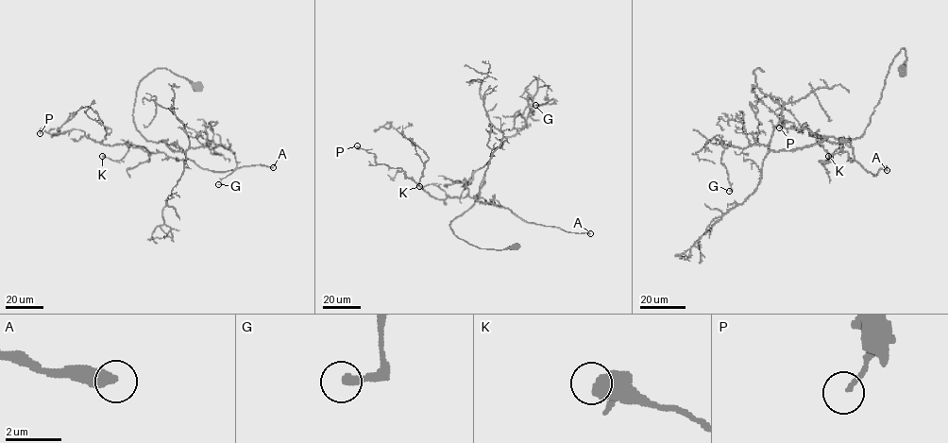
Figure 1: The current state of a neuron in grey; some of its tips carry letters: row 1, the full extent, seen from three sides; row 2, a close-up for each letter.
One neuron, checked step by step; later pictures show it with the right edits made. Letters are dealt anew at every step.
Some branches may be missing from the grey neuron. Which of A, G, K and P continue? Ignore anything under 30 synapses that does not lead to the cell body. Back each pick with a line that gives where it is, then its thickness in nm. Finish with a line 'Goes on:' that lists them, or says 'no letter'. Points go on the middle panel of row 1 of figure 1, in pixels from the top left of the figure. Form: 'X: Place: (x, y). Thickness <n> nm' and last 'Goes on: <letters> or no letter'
A: Place: (590, 233). Thickness 480 nm
Goes on: A

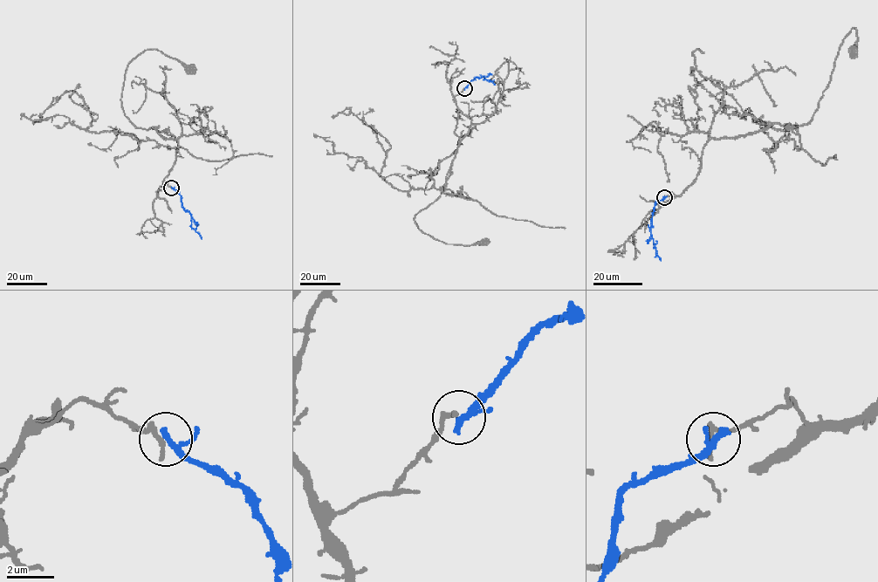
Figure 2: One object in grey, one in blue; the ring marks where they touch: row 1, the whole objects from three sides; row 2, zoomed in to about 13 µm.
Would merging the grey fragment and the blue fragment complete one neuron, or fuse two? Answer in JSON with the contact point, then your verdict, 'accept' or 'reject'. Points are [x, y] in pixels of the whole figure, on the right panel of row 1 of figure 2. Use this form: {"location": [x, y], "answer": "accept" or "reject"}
{"location": [664, 197], "answer": "reject"}

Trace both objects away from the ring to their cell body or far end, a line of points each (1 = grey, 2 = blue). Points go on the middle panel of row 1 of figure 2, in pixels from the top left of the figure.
1: (464, 88), (454, 99), (470, 119), (469, 131), (440, 195), (414, 222), (447, 243), (483, 242)
2: (465, 88), (475, 78), (483, 77), (483, 79), (495, 85)

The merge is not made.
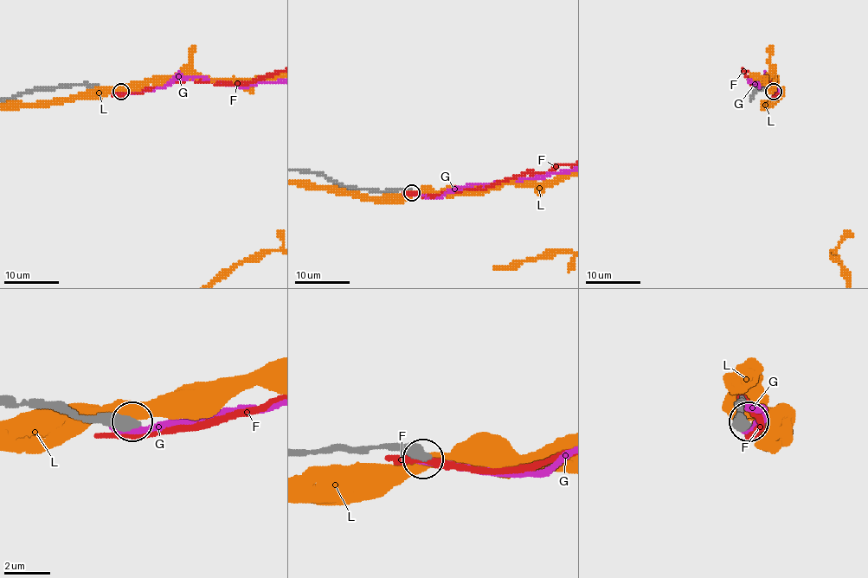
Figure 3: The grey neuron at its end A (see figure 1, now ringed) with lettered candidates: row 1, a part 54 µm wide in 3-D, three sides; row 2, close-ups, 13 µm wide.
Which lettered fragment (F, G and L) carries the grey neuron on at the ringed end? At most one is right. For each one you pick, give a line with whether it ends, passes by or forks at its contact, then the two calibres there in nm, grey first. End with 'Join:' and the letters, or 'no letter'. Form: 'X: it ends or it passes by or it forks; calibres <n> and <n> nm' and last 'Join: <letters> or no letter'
Join: no letter

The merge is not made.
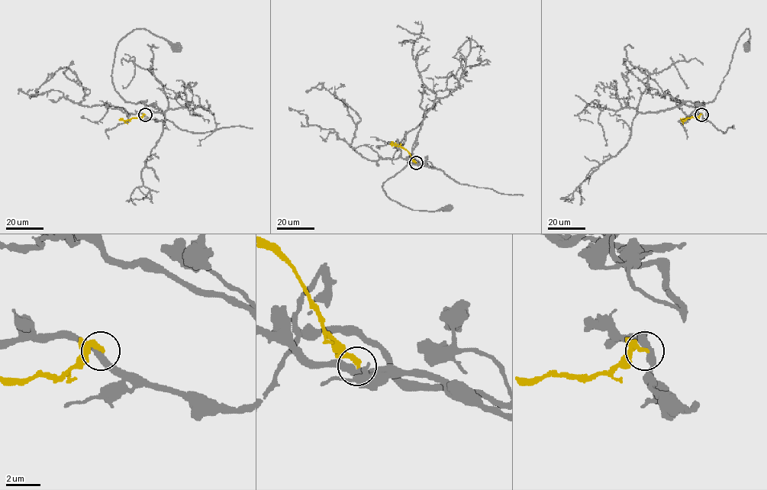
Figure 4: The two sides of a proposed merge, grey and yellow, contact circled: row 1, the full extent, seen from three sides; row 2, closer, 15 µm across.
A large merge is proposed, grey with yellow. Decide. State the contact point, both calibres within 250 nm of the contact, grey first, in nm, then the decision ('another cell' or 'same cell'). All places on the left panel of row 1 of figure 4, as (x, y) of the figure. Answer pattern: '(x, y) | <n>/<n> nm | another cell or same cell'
(145, 114) | 300/280 nm | another cell

